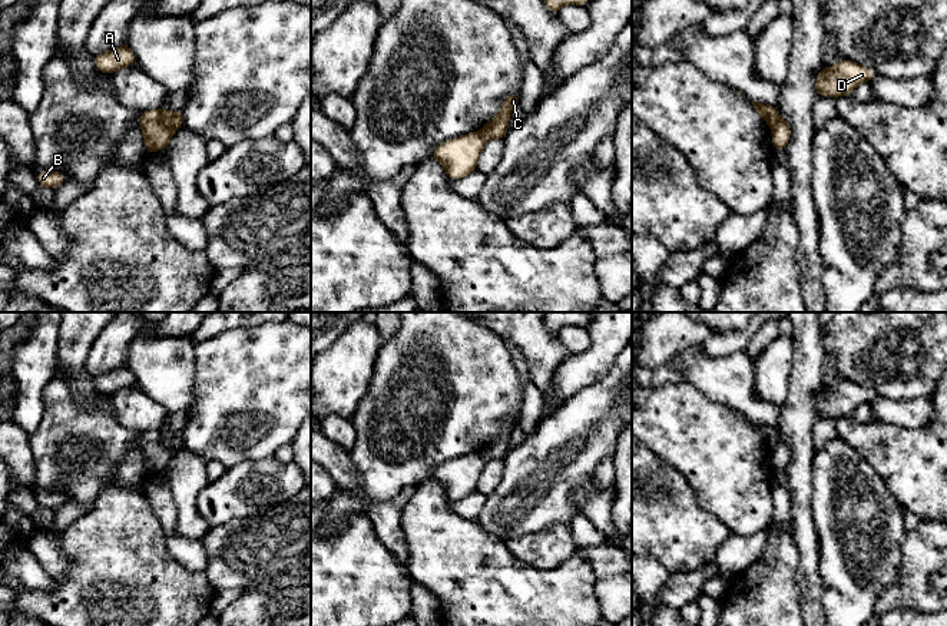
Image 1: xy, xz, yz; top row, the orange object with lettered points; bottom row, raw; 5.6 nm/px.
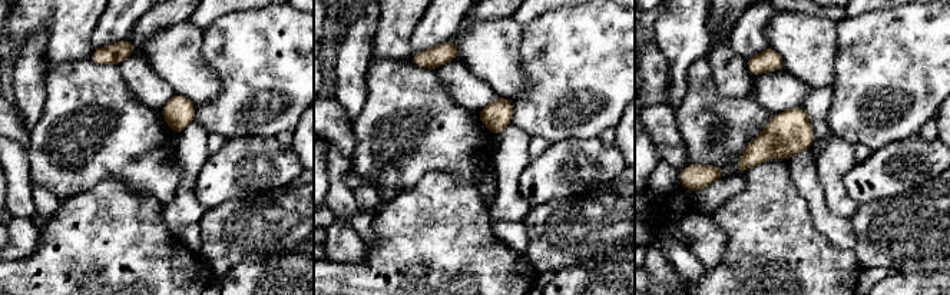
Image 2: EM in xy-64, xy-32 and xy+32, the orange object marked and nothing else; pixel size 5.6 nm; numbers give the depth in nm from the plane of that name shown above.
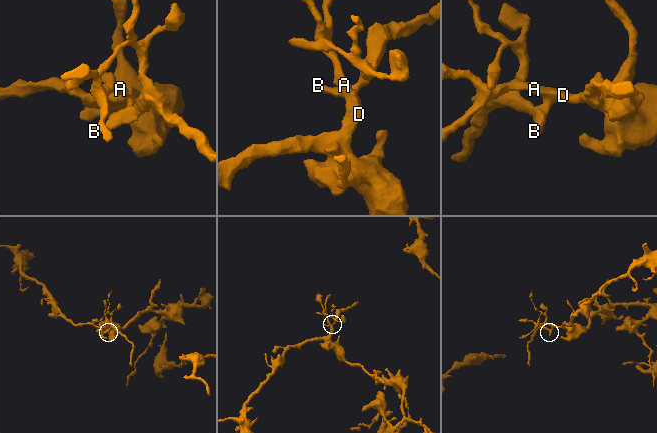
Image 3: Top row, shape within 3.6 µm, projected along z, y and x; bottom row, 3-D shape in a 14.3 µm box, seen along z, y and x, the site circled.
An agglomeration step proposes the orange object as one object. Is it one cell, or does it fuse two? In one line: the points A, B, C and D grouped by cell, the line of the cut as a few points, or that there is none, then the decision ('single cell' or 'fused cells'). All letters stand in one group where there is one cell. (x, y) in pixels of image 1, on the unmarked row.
A B D / C | xy (159, 430), (162, 443), (174, 453) | fused cells

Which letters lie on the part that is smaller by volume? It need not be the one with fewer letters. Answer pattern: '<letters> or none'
C

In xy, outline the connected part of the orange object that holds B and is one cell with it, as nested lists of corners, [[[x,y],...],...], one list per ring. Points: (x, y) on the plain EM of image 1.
[[[37,491],[36,499],[39,506],[57,510],[64,504],[64,497],[62,493],[53,493],[53,491]]]

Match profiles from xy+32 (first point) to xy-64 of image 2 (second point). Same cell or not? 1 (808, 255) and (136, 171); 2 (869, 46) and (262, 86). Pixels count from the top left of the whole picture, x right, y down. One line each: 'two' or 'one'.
1: two
2: one

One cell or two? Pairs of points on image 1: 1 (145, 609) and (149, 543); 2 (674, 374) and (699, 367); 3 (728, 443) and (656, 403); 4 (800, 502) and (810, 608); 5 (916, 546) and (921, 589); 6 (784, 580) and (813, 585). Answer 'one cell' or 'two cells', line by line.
1: one cell
2: two cells
3: one cell
4: one cell
5: one cell
6: two cells

